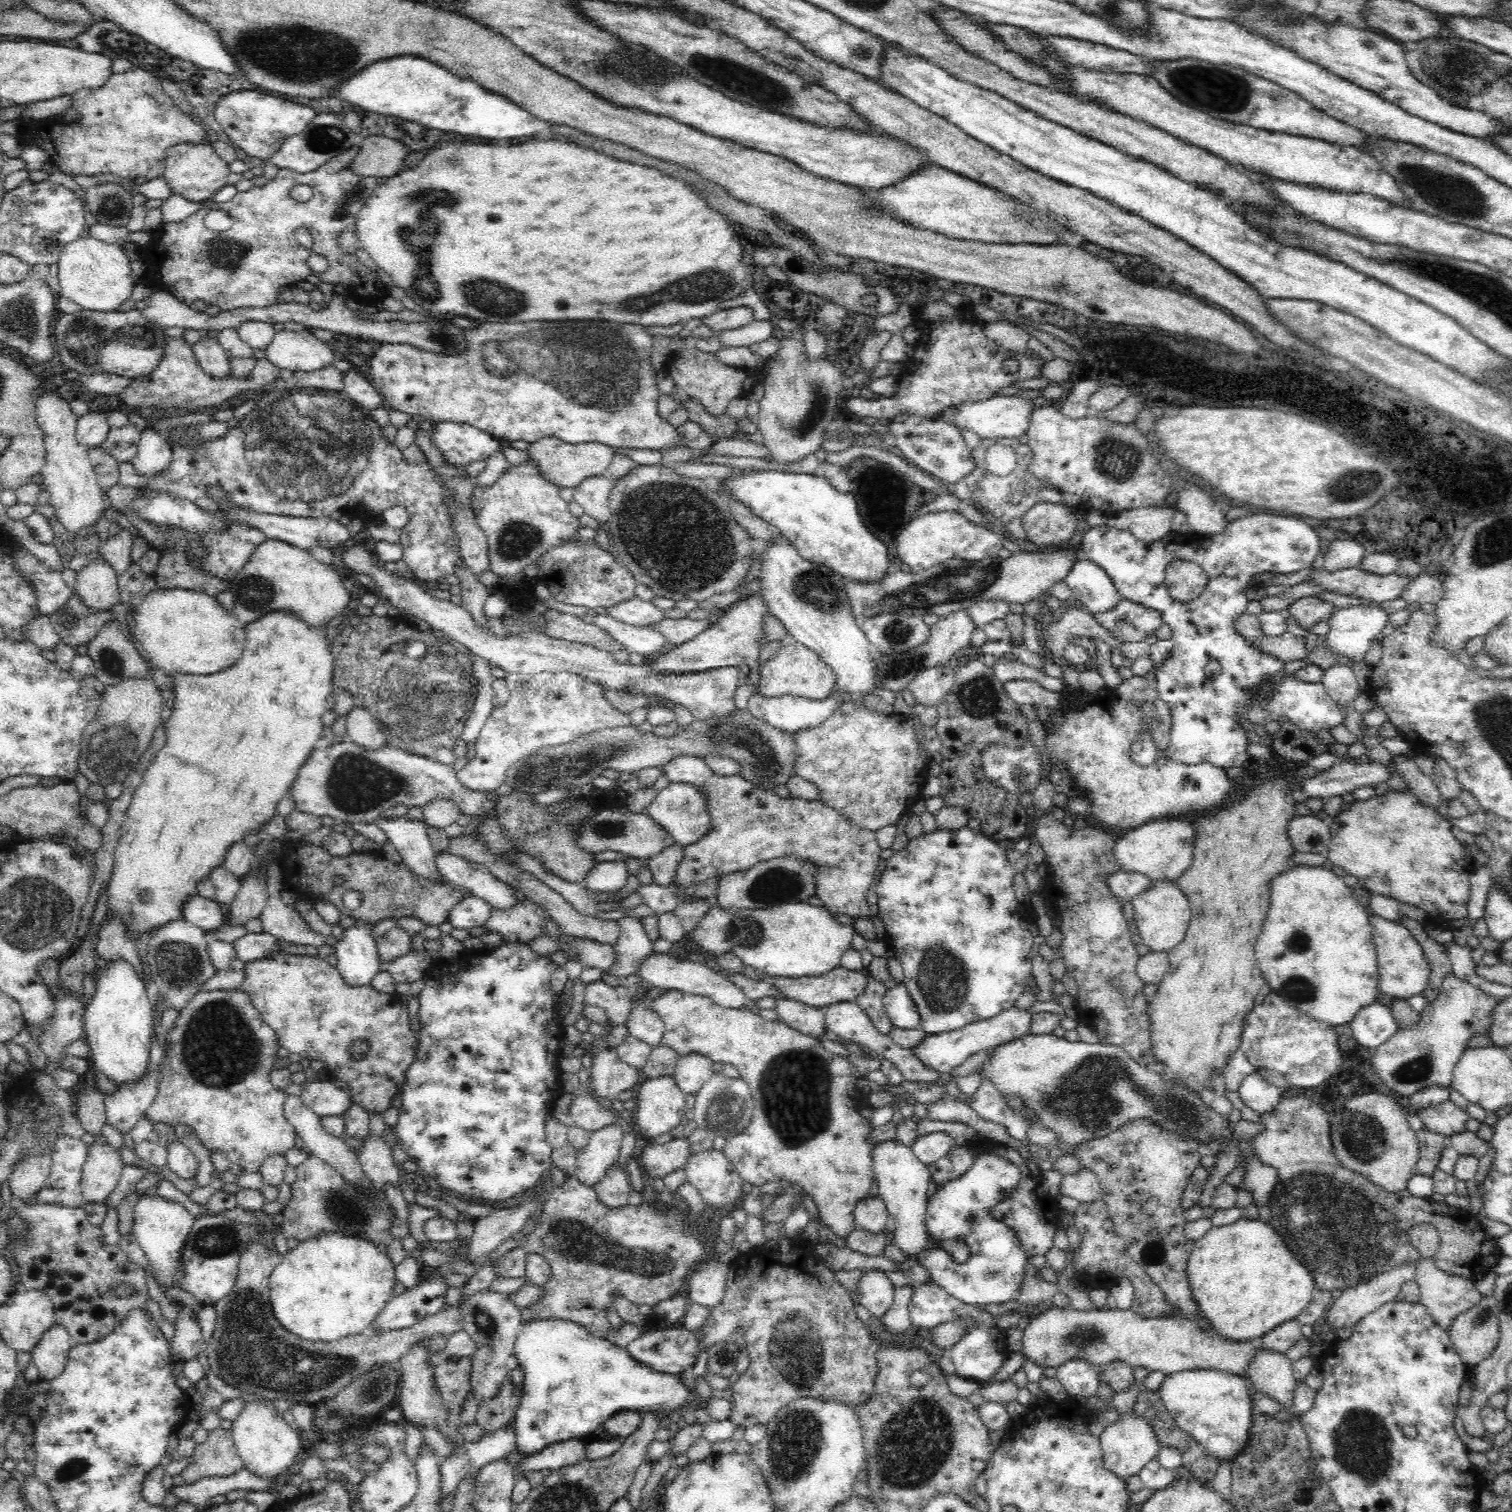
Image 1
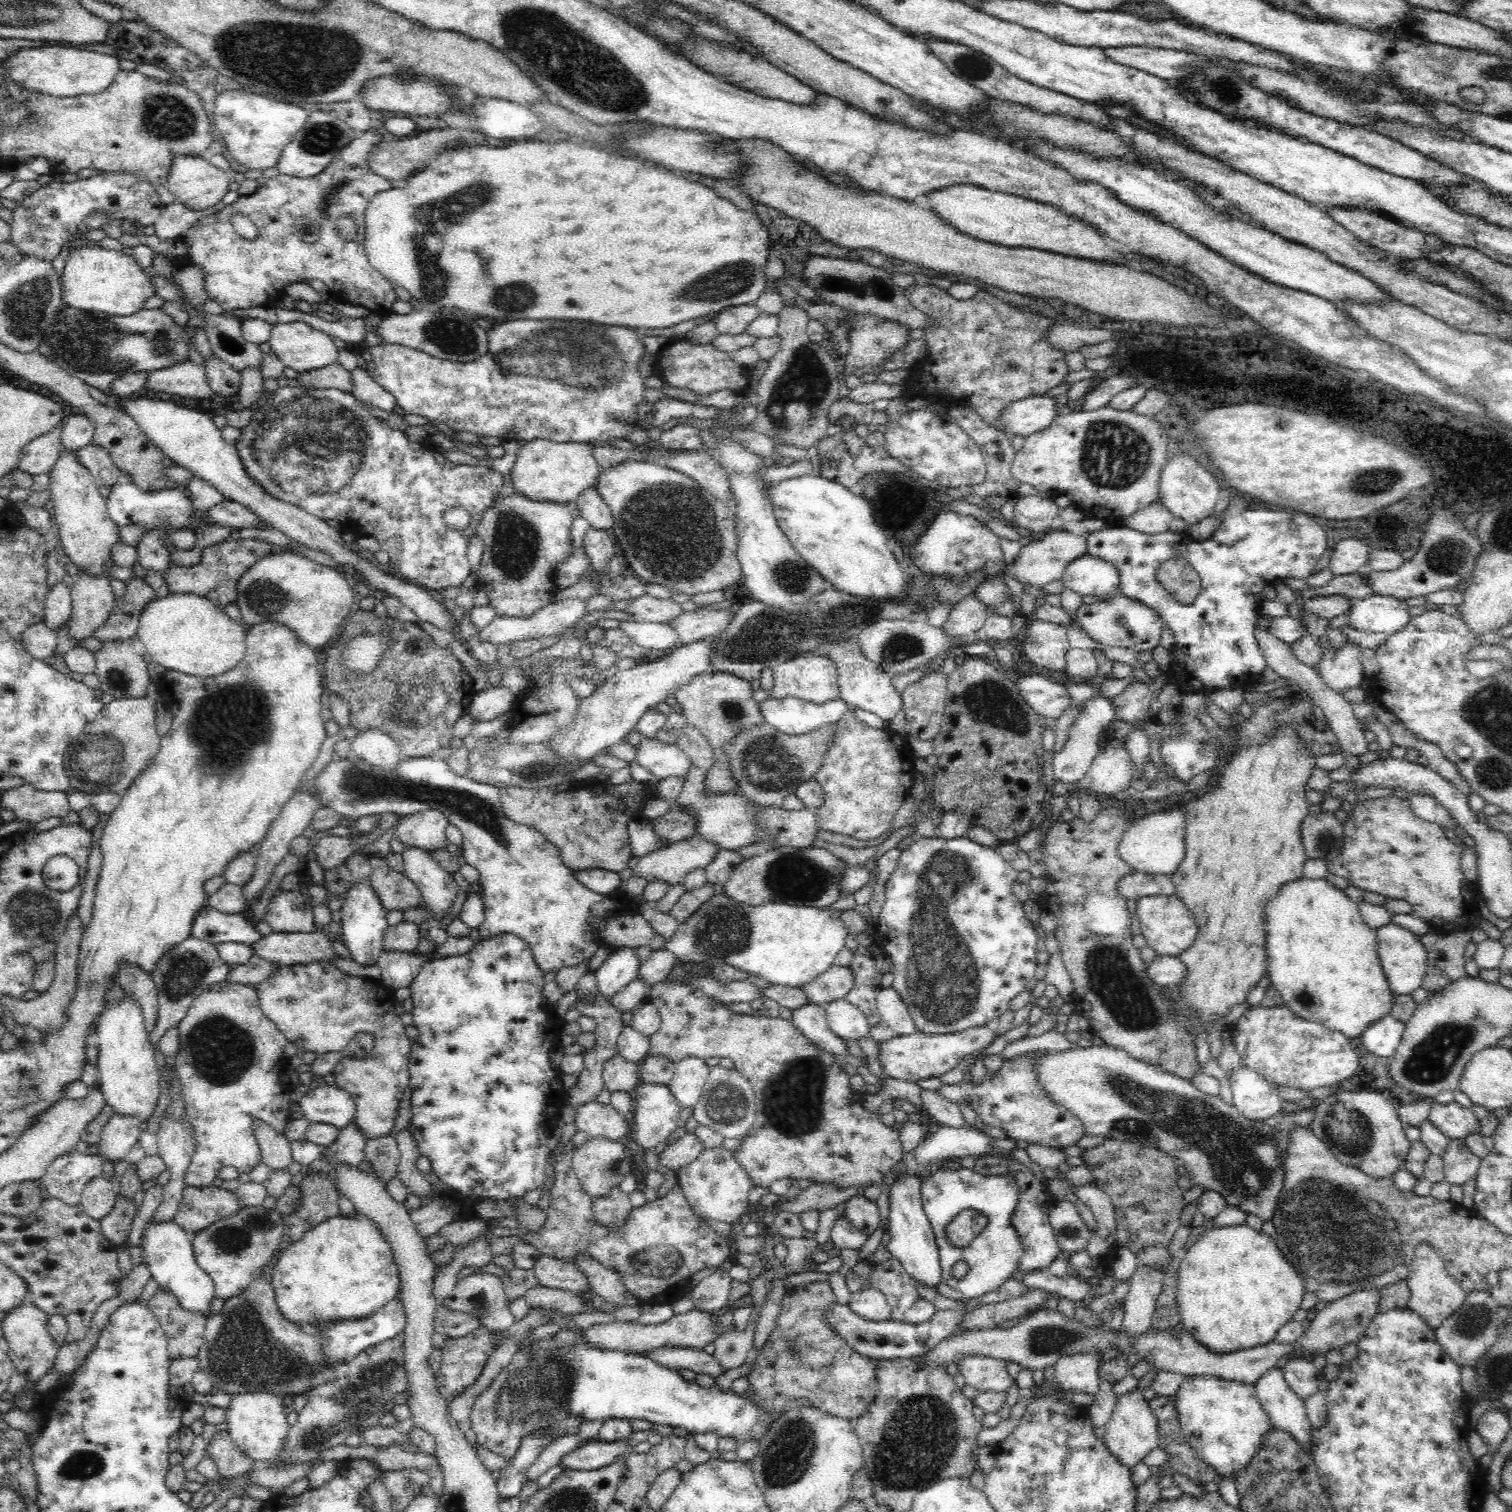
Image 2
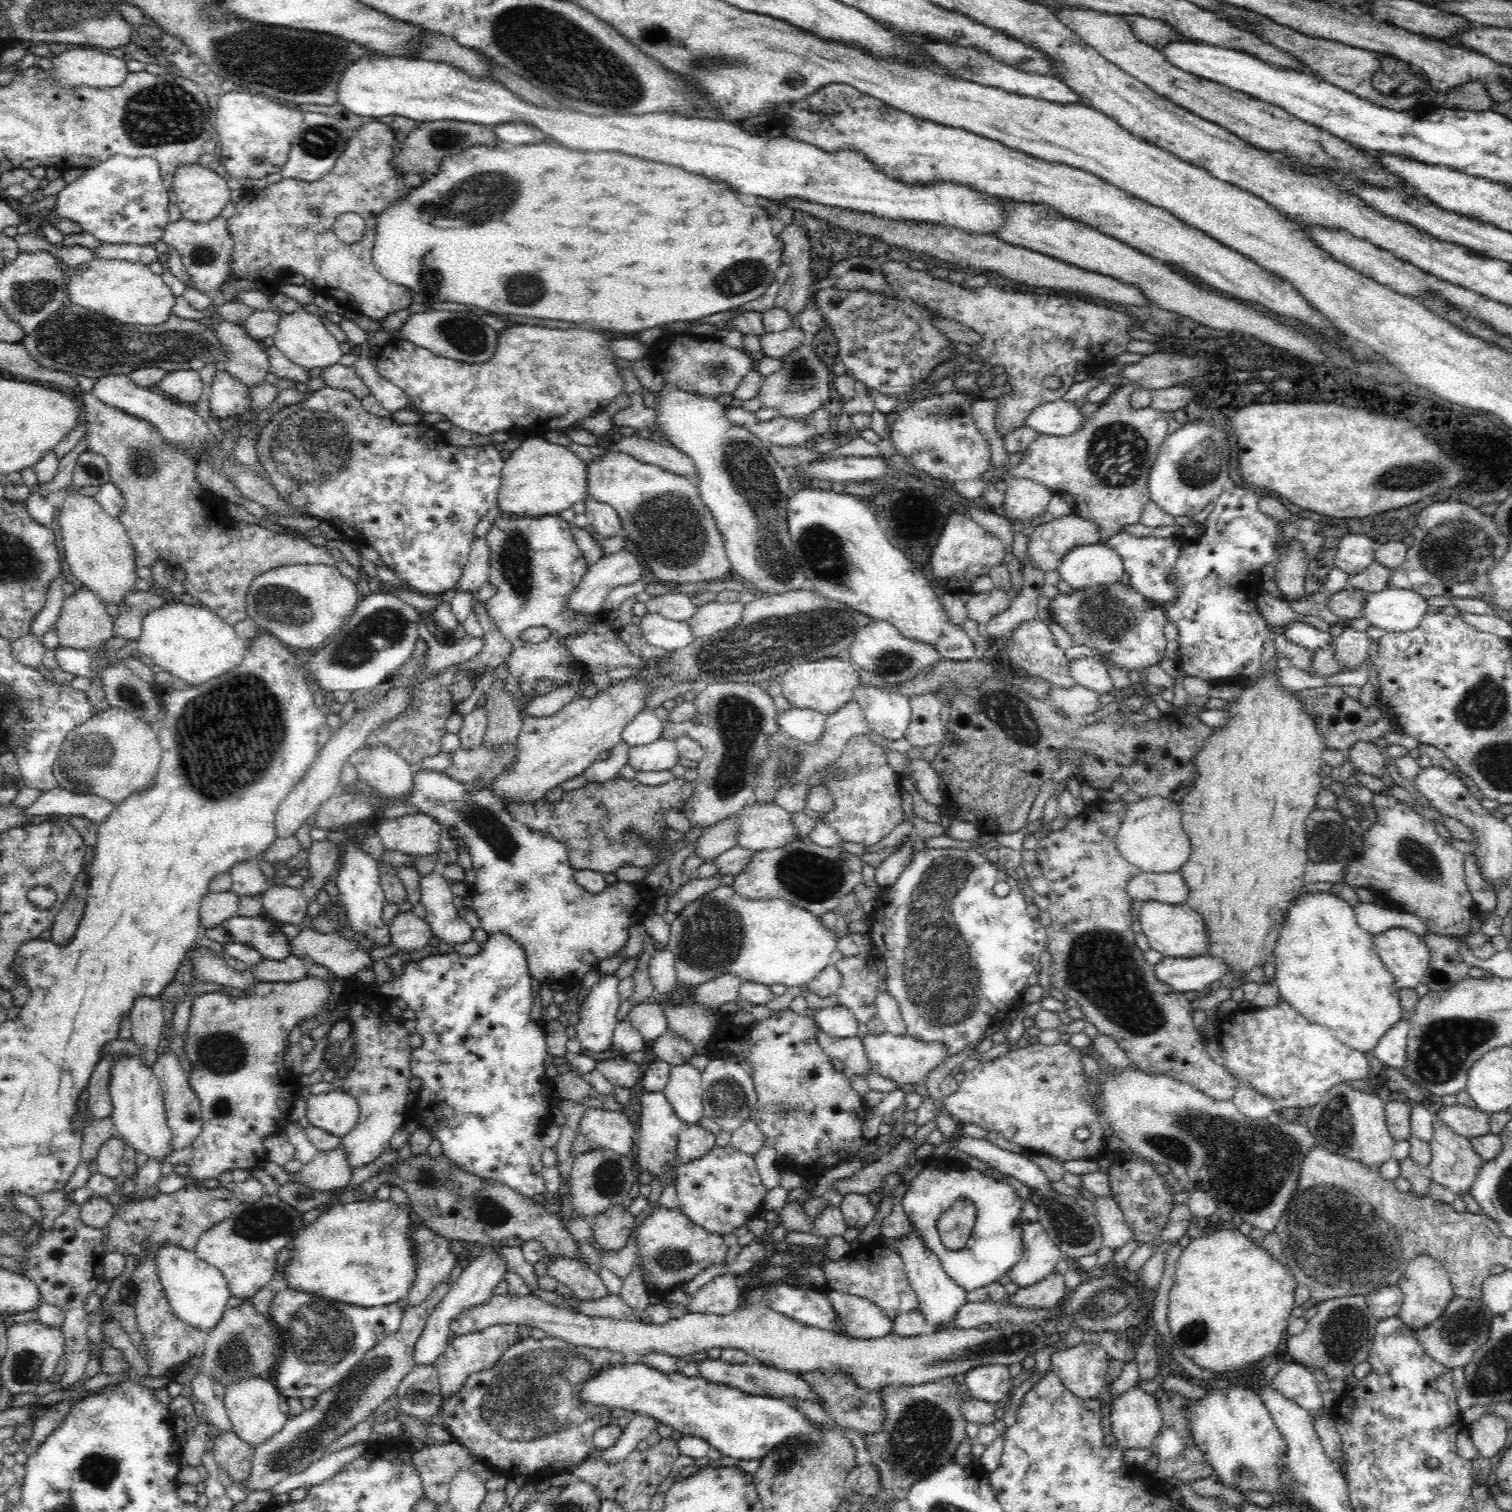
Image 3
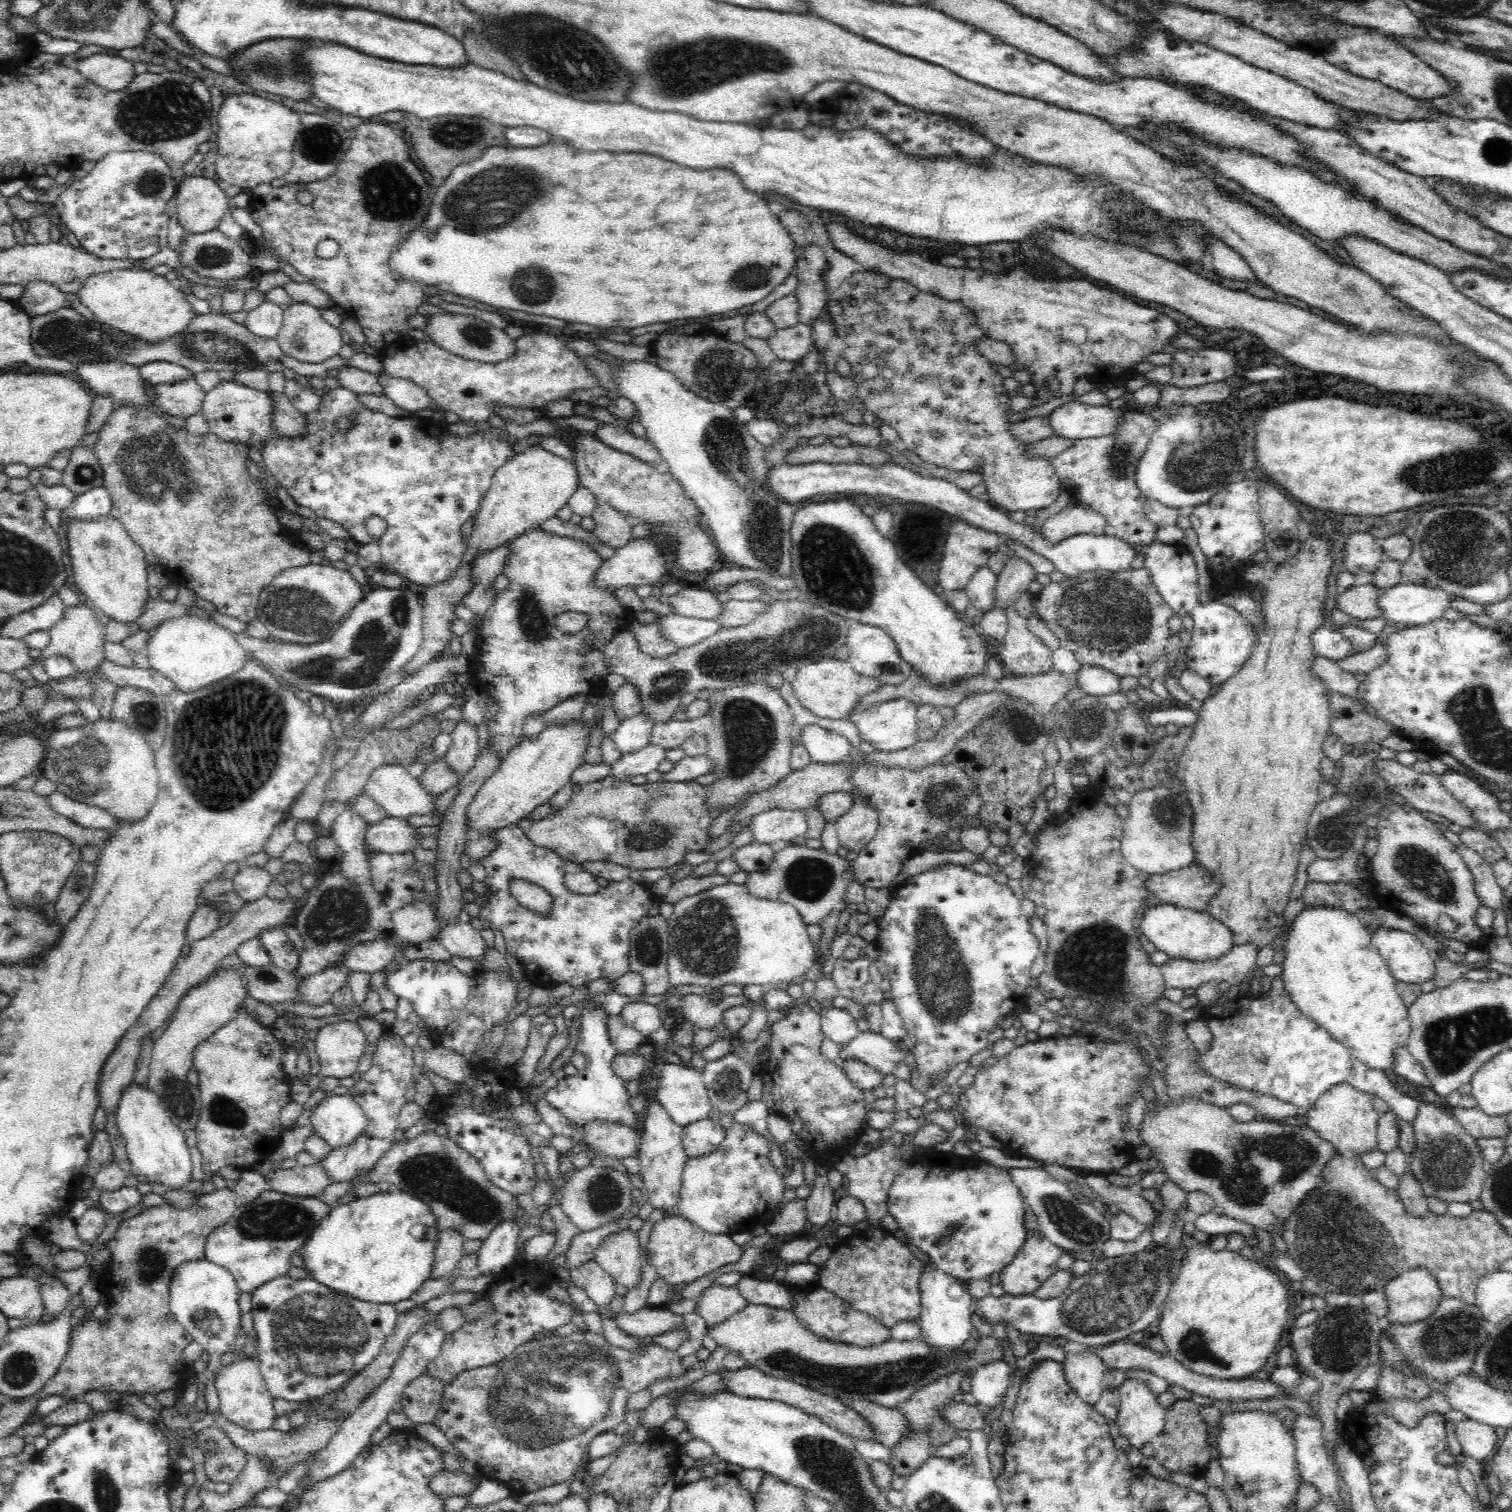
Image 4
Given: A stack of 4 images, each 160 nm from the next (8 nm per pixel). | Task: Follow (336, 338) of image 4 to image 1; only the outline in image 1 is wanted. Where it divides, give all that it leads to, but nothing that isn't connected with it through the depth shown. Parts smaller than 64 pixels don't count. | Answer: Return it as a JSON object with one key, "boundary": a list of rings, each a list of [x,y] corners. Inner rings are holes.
{"boundary":[[[284,329],[274,335],[274,340],[264,352],[266,359],[280,370],[310,372],[322,370],[322,368],[333,364],[336,359],[332,349],[332,344],[320,342],[308,329],[298,332]]]}

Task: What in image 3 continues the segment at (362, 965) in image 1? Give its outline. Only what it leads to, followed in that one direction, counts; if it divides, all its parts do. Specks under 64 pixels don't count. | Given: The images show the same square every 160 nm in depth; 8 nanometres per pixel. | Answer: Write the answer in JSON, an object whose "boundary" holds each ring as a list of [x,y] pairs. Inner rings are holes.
{"boundary":[[[348,844],[346,851],[341,856],[340,863],[342,868],[340,868],[338,881],[335,884],[338,887],[338,893],[340,893],[340,905],[344,911],[346,921],[348,921],[348,928],[355,933],[370,938],[373,944],[390,945],[389,925],[383,919],[386,902],[381,888],[378,861],[366,852],[359,850],[354,844]]]}

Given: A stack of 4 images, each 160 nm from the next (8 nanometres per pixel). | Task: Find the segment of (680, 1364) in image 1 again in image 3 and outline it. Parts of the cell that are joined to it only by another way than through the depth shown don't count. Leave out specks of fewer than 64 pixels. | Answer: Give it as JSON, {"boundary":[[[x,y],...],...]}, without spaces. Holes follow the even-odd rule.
{"boundary":[[[706,1357],[703,1360],[694,1361],[698,1365],[699,1377],[704,1378],[709,1383],[727,1385],[738,1388],[746,1394],[762,1395],[767,1397],[779,1398],[780,1396],[795,1396],[795,1398],[803,1398],[804,1400],[813,1400],[816,1404],[820,1403],[818,1395],[809,1389],[804,1380],[799,1376],[788,1373],[784,1370],[775,1368],[767,1368],[757,1361],[751,1361],[745,1364],[732,1365],[723,1362],[720,1358]]]}

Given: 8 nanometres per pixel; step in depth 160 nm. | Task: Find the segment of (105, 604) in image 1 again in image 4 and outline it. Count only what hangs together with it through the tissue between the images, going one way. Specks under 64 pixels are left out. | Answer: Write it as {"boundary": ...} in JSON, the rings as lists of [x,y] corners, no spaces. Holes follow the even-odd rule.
{"boundary":[[[89,603],[78,604],[78,606],[68,606],[65,608],[62,620],[58,622],[50,632],[50,644],[40,652],[42,659],[63,654],[74,664],[75,670],[92,670],[101,664],[104,658],[104,627],[100,624],[101,614],[98,613]]]}

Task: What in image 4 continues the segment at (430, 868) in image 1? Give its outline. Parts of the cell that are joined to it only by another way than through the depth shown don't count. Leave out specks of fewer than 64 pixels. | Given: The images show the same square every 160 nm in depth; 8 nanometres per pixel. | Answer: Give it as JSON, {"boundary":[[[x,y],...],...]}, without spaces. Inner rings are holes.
{"boundary":[[[459,919],[457,922],[448,922],[442,924],[442,928],[437,930],[436,940],[450,952],[462,958],[479,960],[486,952],[486,942],[482,939],[481,932],[476,930],[470,922],[463,922]]]}

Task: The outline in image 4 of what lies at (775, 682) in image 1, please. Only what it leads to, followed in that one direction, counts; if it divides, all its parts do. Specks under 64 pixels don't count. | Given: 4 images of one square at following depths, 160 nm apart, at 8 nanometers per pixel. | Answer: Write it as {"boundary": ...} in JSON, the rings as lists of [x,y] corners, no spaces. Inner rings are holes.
{"boundary":[[[835,657],[821,659],[798,668],[791,682],[793,695],[804,708],[820,718],[832,718],[832,720],[846,718],[862,696],[866,696],[868,692],[876,690],[881,685],[874,678],[858,674],[848,660],[842,661]]]}

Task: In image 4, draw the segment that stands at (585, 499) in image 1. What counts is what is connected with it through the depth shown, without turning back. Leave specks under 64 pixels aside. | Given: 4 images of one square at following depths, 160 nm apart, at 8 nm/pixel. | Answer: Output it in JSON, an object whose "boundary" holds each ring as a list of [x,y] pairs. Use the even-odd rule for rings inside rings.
{"boundary":[[[598,505],[591,517],[595,524],[592,533],[600,542],[618,549],[631,539],[631,527],[624,515],[609,505]]]}

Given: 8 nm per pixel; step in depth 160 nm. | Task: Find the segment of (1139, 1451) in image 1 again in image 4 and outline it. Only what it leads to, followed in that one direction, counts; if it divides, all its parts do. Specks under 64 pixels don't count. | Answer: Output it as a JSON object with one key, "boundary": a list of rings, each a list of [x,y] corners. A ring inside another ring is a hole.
{"boundary":[[[1127,1379],[1120,1387],[1121,1404],[1115,1418],[1120,1436],[1142,1449],[1162,1433],[1165,1409],[1144,1381]]]}

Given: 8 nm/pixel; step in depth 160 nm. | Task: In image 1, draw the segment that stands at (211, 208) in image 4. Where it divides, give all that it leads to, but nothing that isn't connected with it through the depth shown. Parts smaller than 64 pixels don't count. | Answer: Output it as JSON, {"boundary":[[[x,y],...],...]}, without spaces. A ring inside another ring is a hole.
{"boundary":[[[181,143],[170,146],[170,149],[166,150],[163,177],[167,180],[172,192],[180,194],[192,202],[210,203],[214,192],[228,184],[228,174],[230,174],[229,163],[216,152],[210,143]]]}

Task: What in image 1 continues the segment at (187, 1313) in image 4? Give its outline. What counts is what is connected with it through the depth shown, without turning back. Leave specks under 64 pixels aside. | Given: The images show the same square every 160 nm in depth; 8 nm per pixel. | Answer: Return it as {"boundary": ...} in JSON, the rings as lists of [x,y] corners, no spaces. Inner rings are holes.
{"boundary":[[[145,1192],[138,1194],[133,1210],[132,1233],[150,1260],[157,1282],[160,1284],[170,1286],[174,1280],[182,1276],[182,1263],[178,1263],[178,1258],[195,1220],[182,1203],[166,1200],[159,1194],[147,1195]]]}

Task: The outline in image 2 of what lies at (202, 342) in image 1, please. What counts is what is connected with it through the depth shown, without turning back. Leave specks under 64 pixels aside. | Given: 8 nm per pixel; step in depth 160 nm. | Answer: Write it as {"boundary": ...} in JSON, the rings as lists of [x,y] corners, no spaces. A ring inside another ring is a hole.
{"boundary":[[[212,354],[210,358],[205,359],[203,367],[206,372],[207,384],[216,395],[230,396],[238,393],[240,385],[239,372],[222,362],[218,356]]]}

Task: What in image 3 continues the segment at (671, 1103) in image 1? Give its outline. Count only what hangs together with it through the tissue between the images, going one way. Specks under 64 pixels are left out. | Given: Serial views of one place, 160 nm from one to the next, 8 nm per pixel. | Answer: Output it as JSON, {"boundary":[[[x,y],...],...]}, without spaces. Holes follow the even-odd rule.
{"boundary":[[[654,1090],[646,1091],[640,1096],[642,1105],[642,1114],[640,1114],[640,1131],[636,1143],[633,1159],[640,1164],[642,1168],[646,1168],[650,1174],[658,1176],[662,1182],[668,1182],[668,1169],[665,1164],[669,1160],[674,1160],[674,1152],[676,1152],[678,1133],[684,1127],[684,1123],[676,1113],[663,1091]]]}

